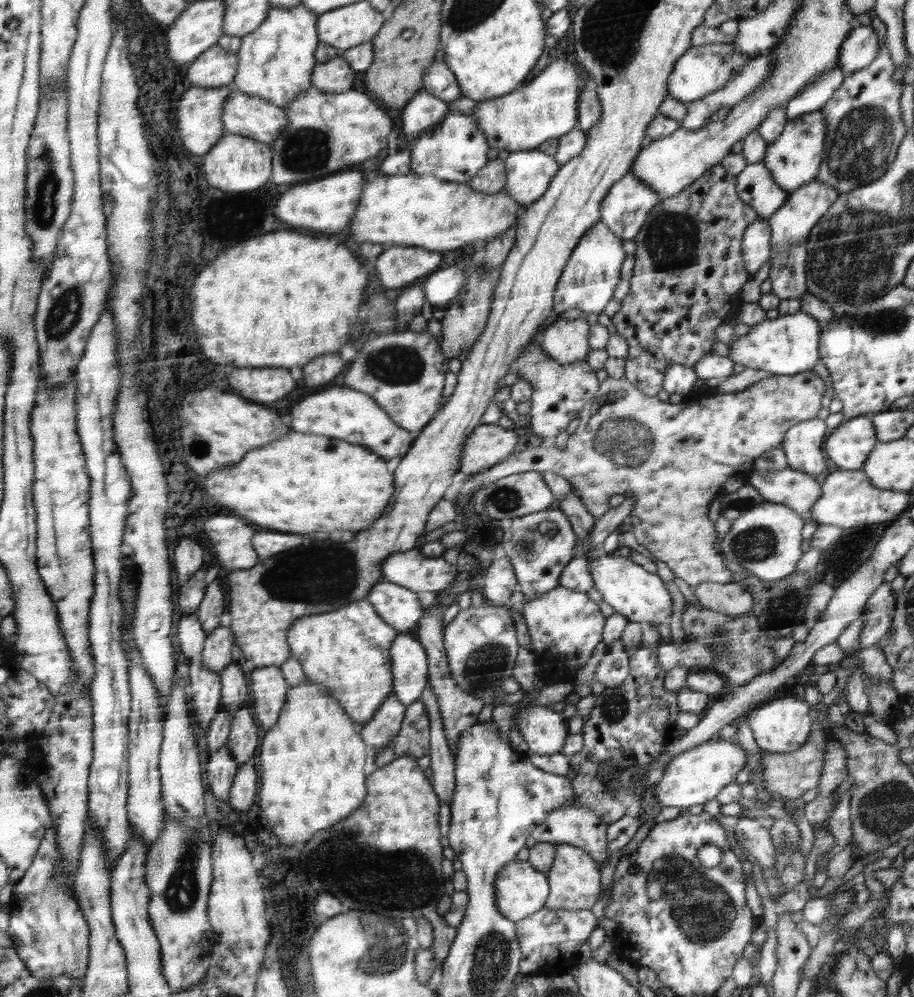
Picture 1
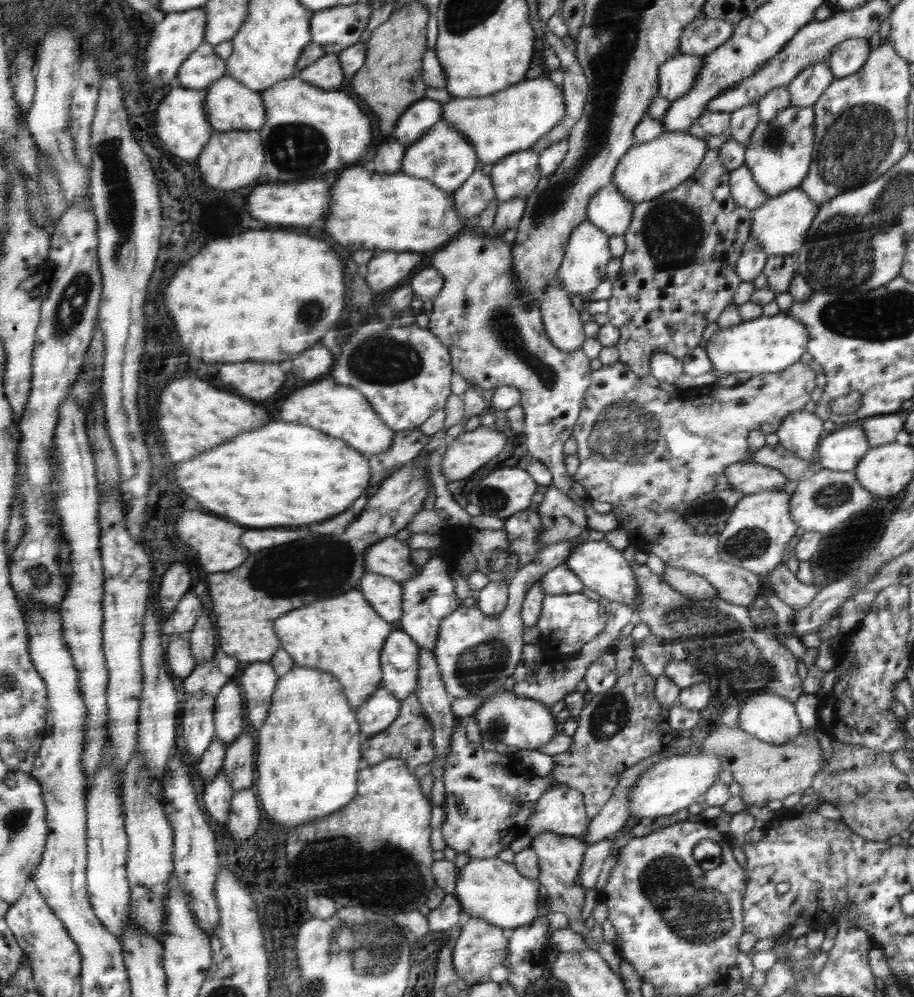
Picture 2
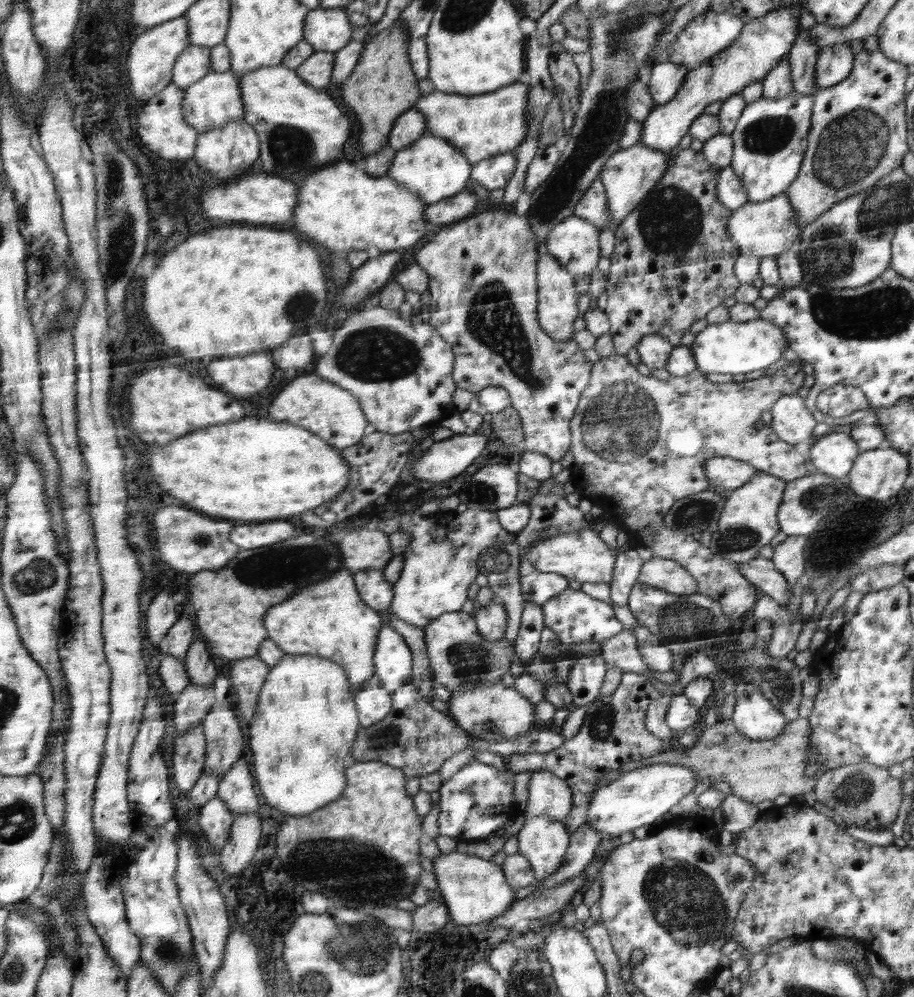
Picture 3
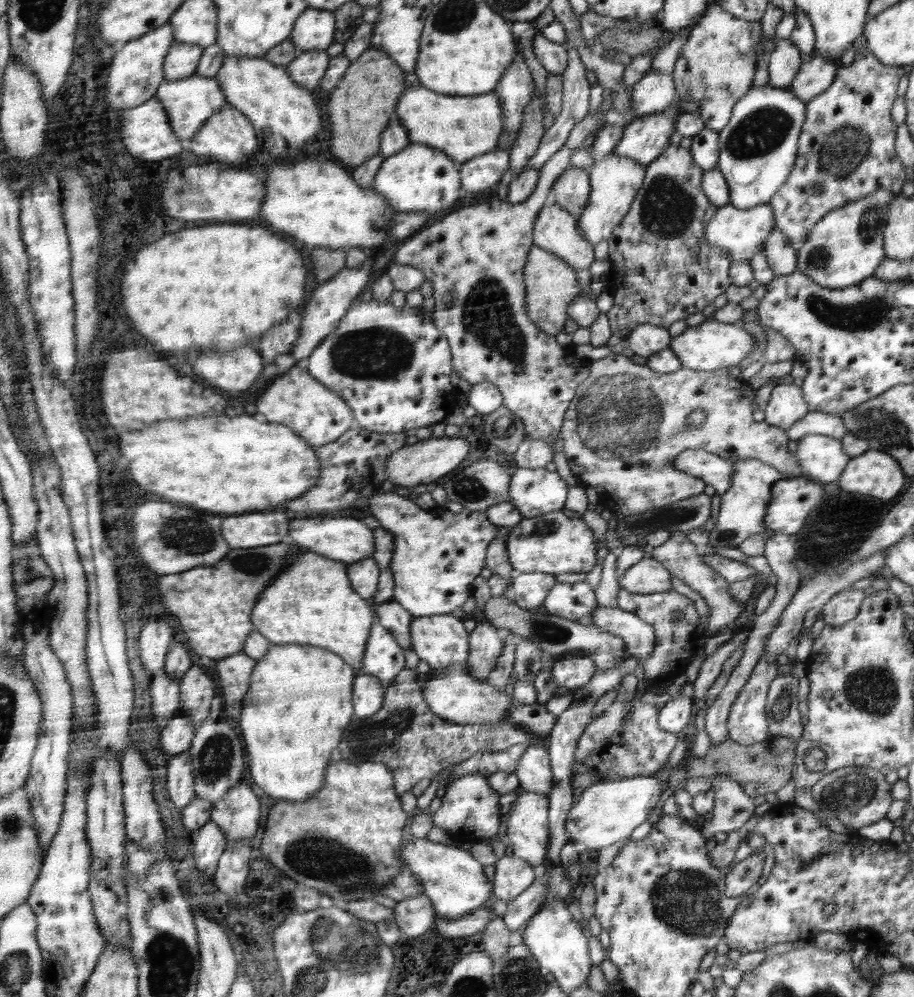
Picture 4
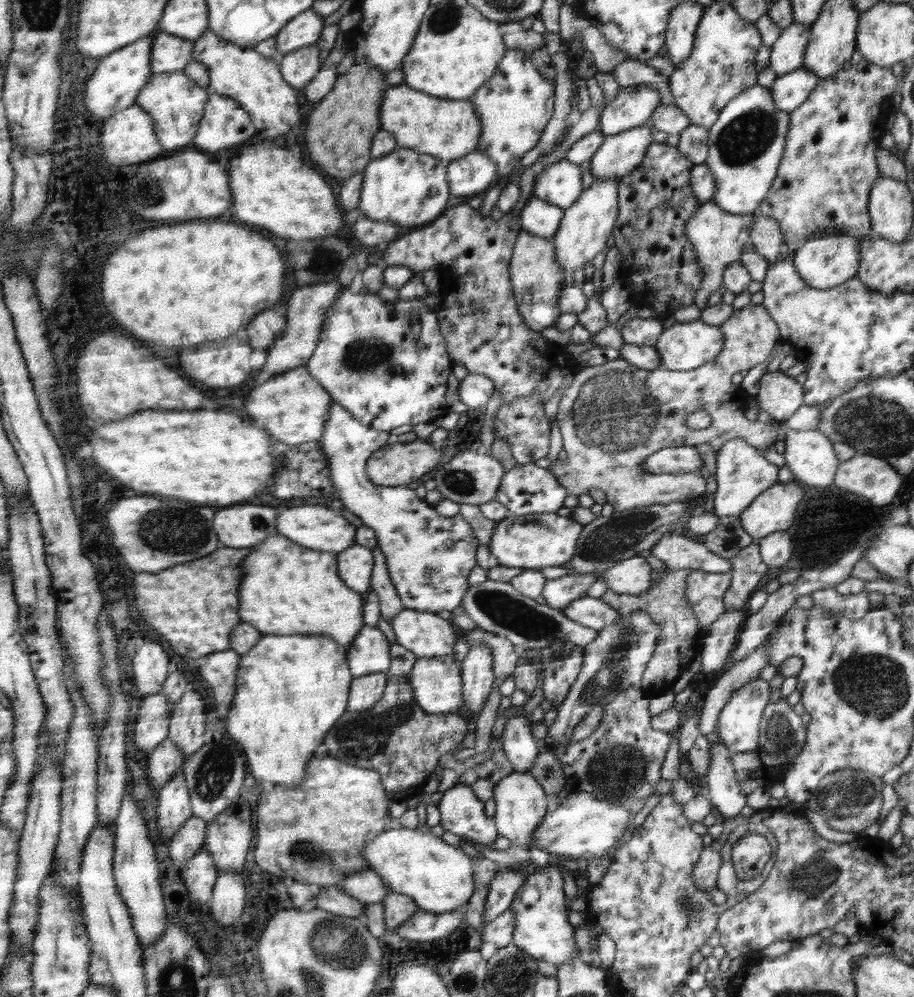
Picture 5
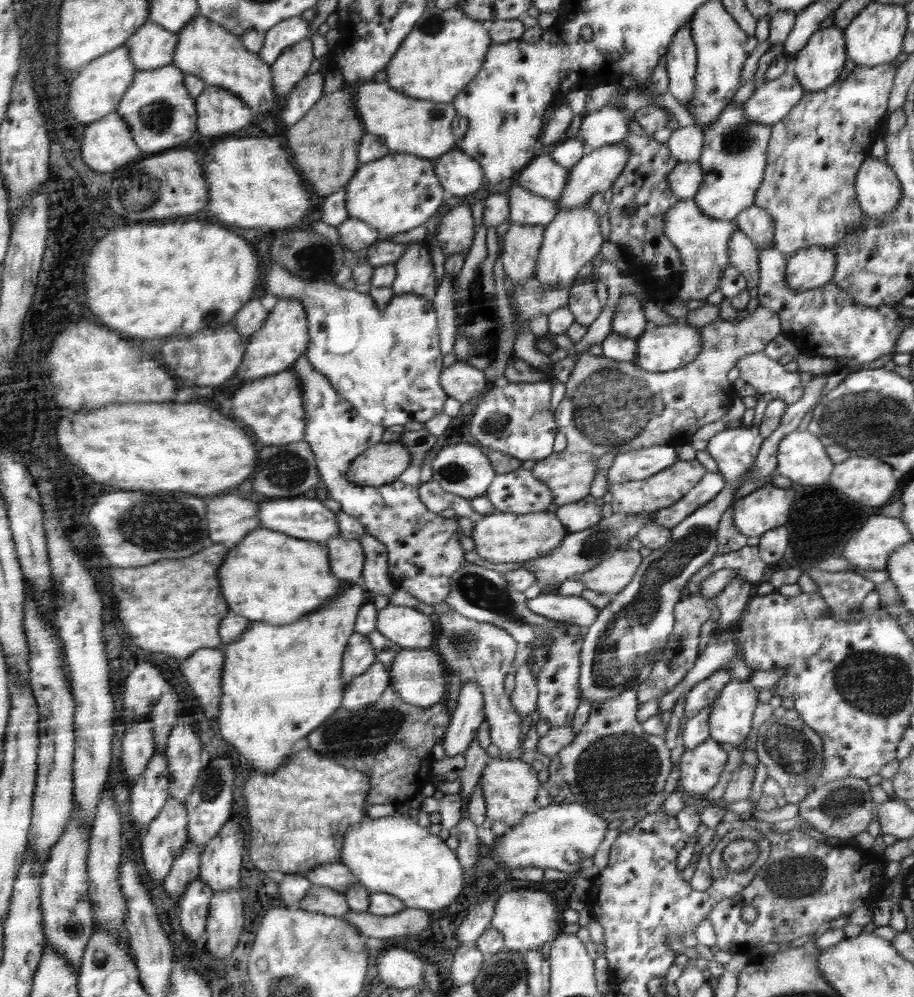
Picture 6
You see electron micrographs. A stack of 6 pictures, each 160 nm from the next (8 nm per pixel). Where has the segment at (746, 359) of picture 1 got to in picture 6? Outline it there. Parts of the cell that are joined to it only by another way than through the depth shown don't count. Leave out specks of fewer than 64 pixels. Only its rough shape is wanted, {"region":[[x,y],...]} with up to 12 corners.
{"region":[[650,325],[637,338],[636,365],[649,372],[688,366],[700,328]]}

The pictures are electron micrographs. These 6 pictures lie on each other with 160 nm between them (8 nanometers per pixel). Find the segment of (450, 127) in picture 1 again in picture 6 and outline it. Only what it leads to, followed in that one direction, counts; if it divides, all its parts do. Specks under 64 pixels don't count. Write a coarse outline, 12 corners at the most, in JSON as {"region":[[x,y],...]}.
{"region":[[433,161],[361,165],[348,217],[381,238],[422,227],[444,200]]}

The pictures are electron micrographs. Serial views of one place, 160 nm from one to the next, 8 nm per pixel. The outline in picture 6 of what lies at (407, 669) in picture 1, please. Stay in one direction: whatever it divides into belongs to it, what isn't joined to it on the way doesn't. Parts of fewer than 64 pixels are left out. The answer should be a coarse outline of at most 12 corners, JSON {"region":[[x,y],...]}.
{"region":[[354,632],[341,666],[345,684],[378,660],[367,635]]}

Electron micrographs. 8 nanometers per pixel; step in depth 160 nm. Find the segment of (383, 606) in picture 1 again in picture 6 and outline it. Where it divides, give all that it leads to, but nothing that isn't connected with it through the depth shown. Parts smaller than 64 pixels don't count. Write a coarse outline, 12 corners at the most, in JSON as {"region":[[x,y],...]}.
{"region":[[358,539],[326,542],[332,573],[362,583],[365,551]]}

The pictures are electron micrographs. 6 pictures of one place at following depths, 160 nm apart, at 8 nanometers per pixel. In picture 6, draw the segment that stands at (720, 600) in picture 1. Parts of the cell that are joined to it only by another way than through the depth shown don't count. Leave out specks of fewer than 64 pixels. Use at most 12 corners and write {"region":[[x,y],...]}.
{"region":[[618,549],[579,576],[585,588],[617,593],[644,558]]}

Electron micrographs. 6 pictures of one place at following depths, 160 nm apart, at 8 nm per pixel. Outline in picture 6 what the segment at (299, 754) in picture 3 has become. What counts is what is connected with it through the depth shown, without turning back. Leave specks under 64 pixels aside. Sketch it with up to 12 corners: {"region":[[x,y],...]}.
{"region":[[342,582],[222,650],[220,736],[270,774],[342,708],[364,604]]}

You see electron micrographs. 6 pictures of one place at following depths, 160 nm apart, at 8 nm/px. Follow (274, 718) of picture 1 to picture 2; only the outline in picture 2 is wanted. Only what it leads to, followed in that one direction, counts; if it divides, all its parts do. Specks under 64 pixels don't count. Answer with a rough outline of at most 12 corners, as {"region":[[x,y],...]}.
{"region":[[269,661],[246,665],[239,687],[248,722],[268,718],[278,679]]}

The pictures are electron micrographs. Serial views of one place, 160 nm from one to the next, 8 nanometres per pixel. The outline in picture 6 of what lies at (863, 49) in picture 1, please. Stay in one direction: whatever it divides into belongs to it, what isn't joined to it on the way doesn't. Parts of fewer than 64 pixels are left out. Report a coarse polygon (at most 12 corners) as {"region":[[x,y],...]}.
{"region":[[790,69],[743,103],[754,124],[774,124],[805,90]]}

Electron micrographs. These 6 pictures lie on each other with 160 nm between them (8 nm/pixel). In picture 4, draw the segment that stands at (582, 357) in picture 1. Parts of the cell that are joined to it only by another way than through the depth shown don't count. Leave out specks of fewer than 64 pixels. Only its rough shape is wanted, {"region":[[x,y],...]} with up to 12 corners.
{"region":[[534,245],[526,262],[530,322],[563,331],[581,296],[577,271]]}

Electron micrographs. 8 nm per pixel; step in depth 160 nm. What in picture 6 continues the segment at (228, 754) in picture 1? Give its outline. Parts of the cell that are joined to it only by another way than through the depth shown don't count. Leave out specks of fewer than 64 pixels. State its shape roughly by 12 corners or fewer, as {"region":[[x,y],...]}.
{"region":[[199,878],[179,901],[180,926],[190,942],[203,940],[213,890]]}

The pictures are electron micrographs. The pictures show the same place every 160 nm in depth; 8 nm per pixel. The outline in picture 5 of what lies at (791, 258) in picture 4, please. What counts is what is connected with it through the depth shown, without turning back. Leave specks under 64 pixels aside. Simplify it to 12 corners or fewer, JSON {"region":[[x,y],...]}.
{"region":[[754,211],[750,241],[769,265],[791,253],[774,219]]}

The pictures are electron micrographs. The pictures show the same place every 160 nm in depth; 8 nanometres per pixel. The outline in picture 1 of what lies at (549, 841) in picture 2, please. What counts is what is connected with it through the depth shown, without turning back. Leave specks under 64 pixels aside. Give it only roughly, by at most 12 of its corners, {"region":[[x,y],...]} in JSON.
{"region":[[556,843],[547,872],[550,910],[590,909],[600,866],[582,847]]}

